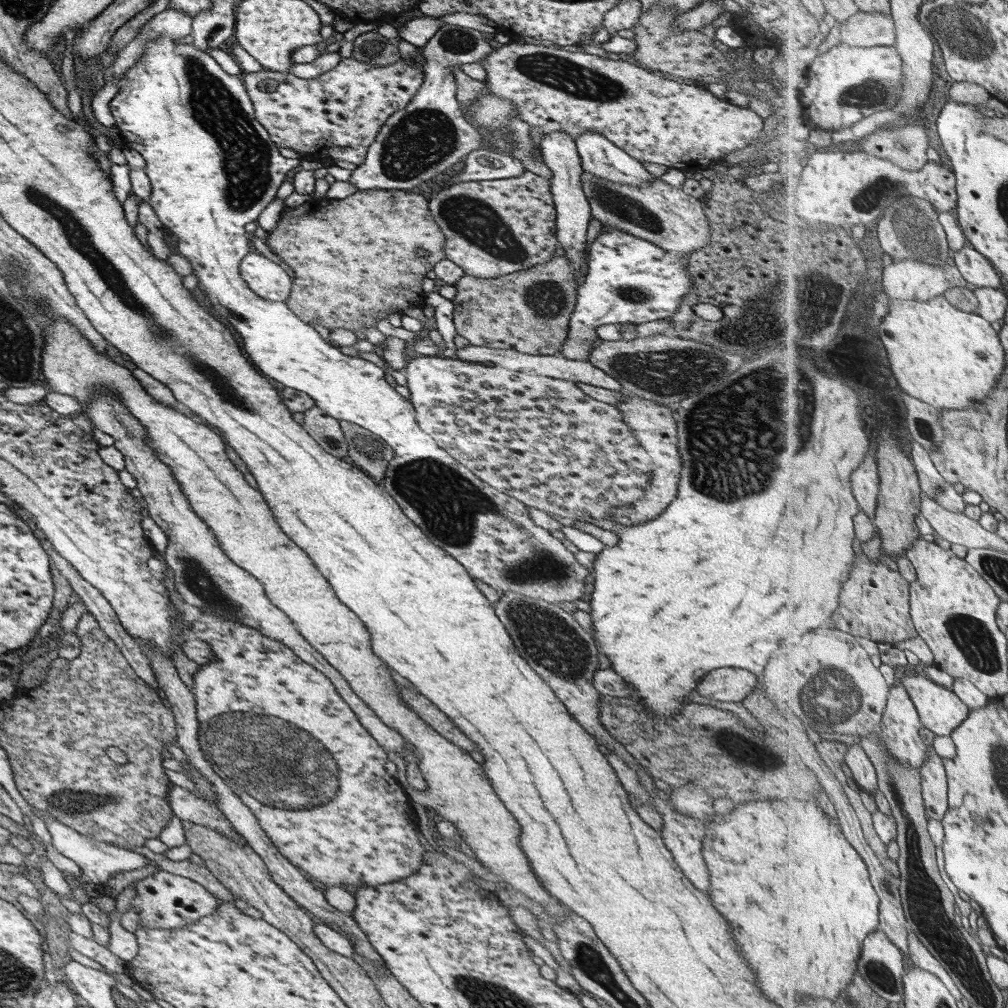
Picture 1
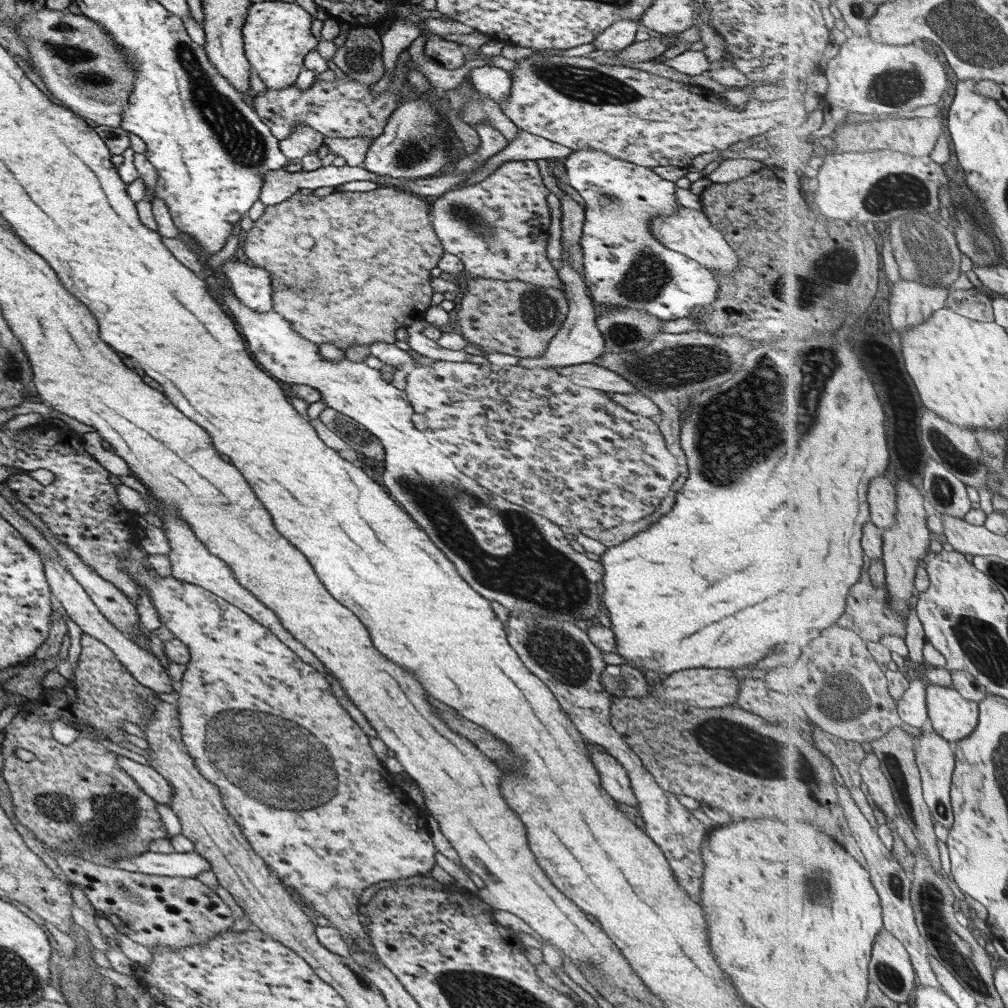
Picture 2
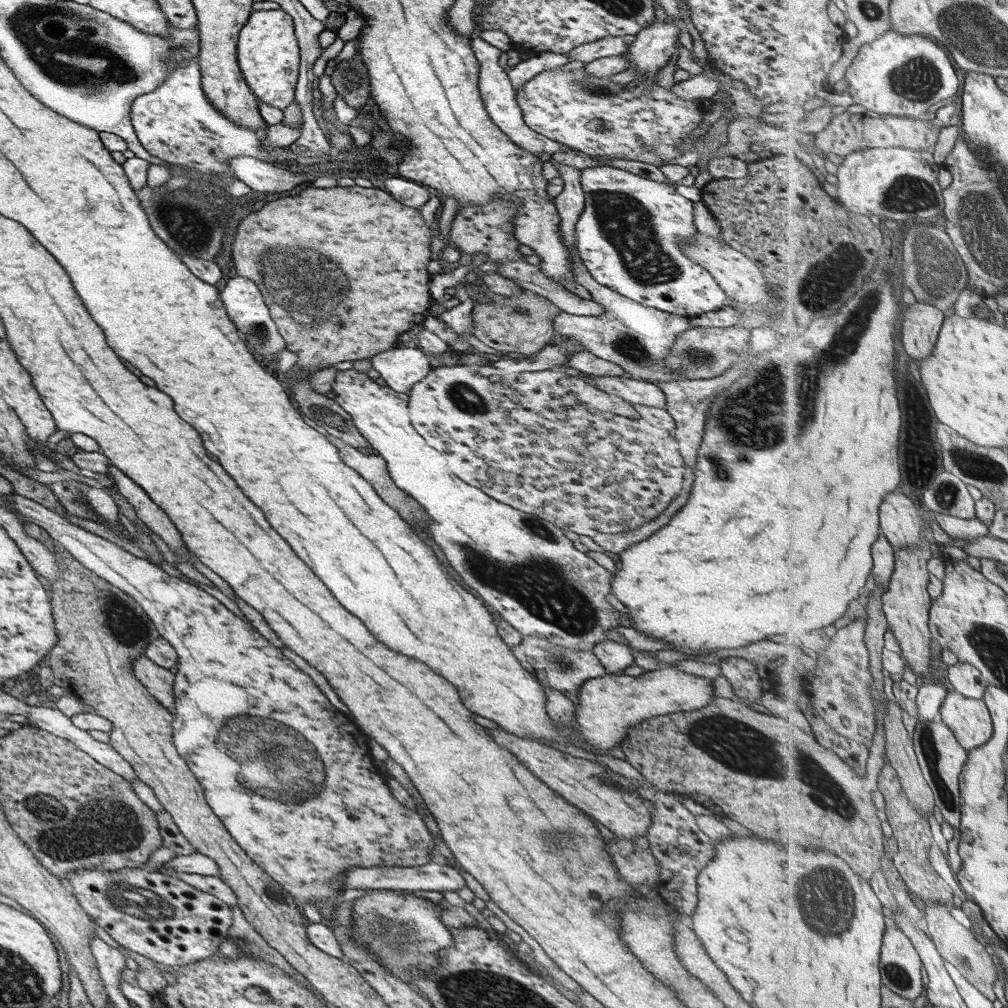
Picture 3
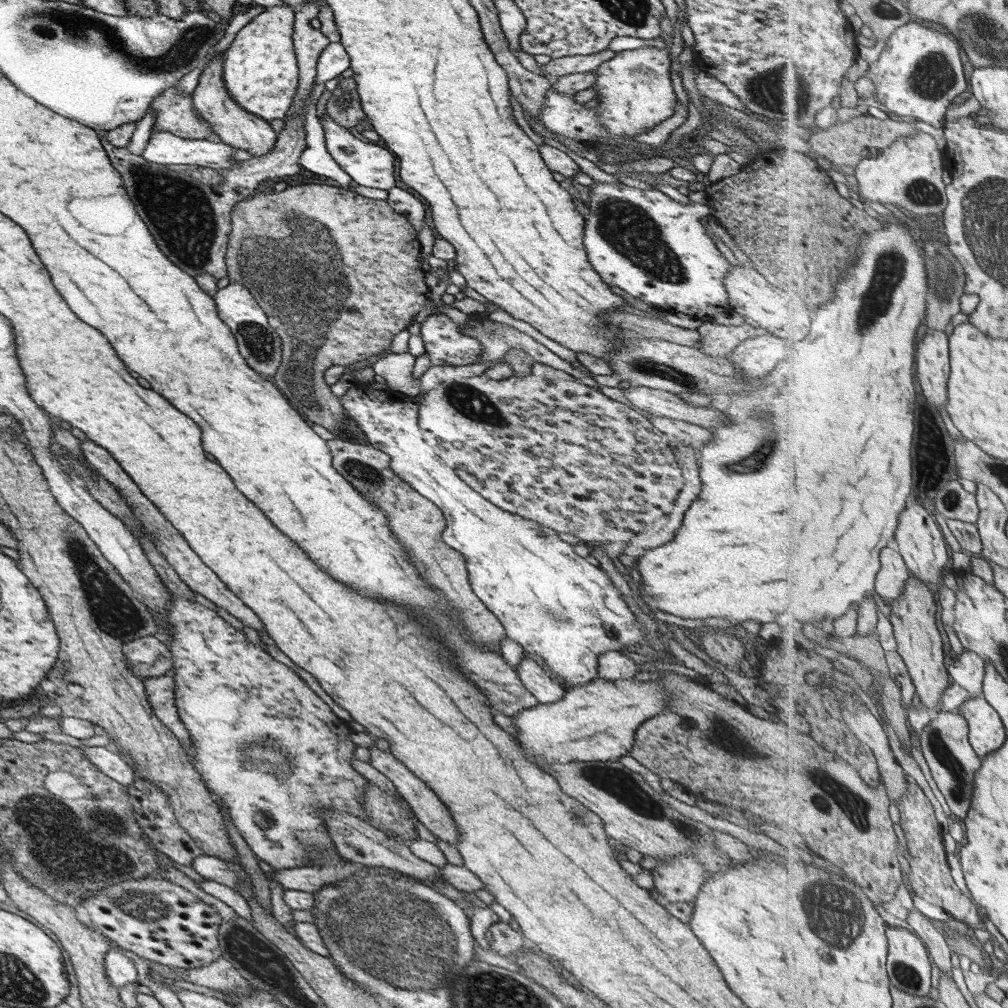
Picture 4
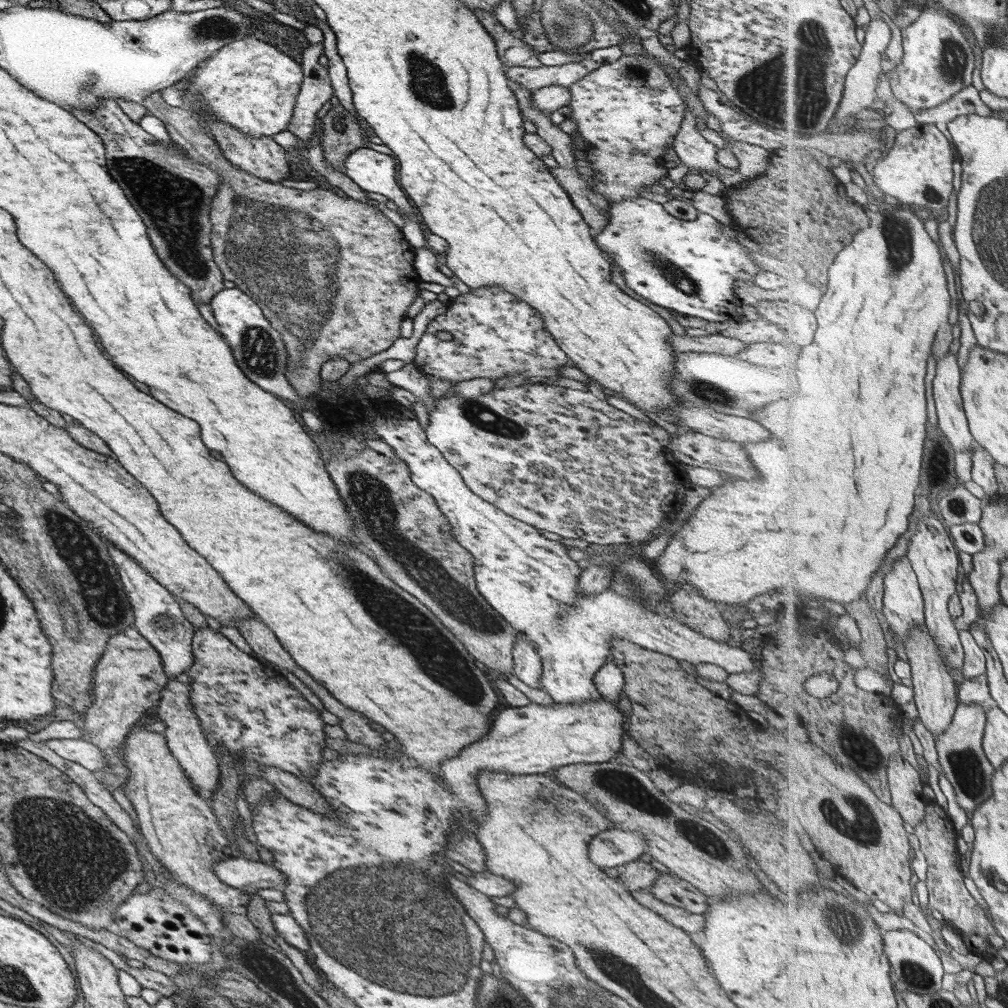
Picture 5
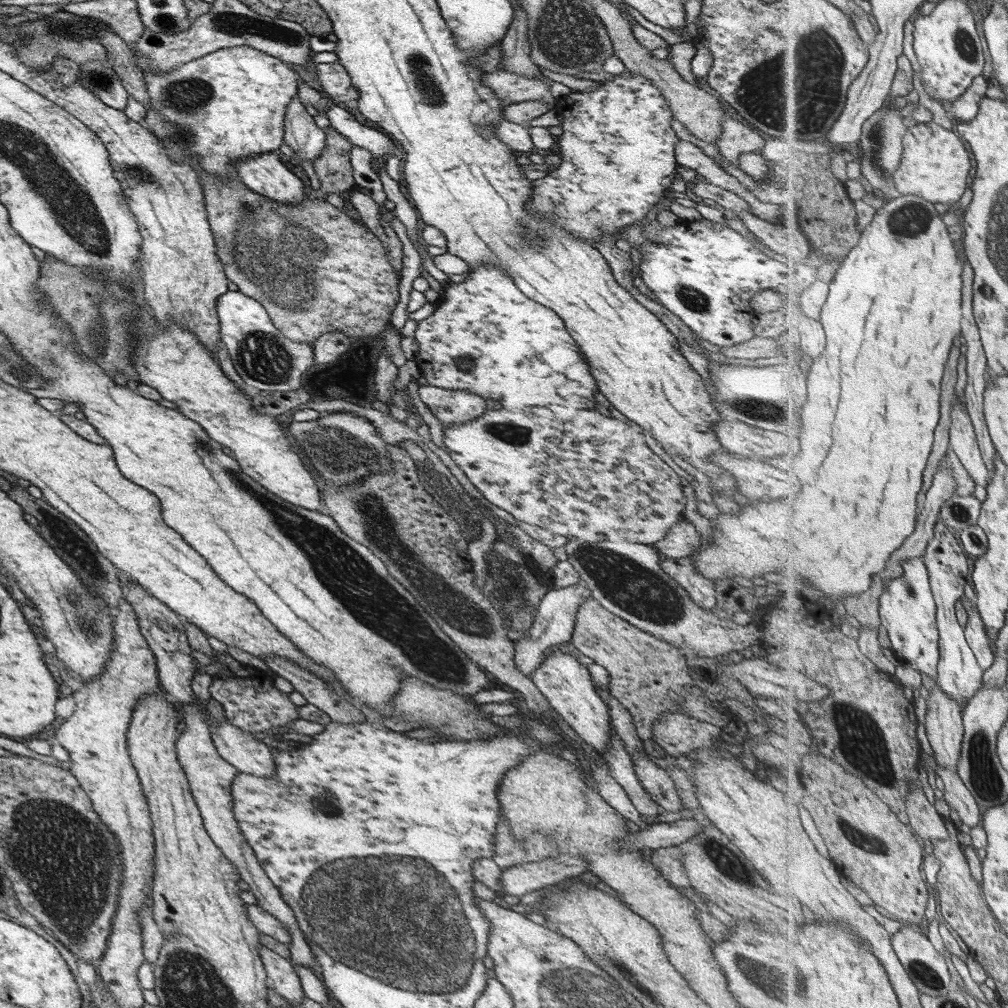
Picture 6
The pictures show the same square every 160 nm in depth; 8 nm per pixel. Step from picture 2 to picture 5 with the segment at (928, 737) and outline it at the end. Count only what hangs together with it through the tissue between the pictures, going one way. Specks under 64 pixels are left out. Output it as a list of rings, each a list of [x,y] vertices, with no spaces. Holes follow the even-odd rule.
[[[960,704],[951,727],[936,738],[941,768],[955,787],[958,804],[971,812],[989,800],[994,793],[993,779],[996,769],[985,754],[983,741],[987,727],[987,707],[988,704]]]

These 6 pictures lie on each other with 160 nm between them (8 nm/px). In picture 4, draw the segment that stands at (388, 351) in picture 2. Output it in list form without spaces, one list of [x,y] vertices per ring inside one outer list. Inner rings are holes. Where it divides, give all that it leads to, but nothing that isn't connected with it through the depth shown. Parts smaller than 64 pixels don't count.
[[[408,352],[388,354],[373,362],[371,370],[377,376],[384,378],[391,390],[415,399],[419,393],[419,387],[417,386],[418,379],[411,377],[414,364],[415,357]]]

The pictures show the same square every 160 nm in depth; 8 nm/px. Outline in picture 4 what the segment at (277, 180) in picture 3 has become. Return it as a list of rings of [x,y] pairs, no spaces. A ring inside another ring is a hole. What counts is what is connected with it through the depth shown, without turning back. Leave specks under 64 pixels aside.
[[[153,131],[140,154],[147,162],[166,164],[196,164],[213,170],[228,169],[241,162],[231,161],[235,148],[207,139],[184,139],[165,131]]]

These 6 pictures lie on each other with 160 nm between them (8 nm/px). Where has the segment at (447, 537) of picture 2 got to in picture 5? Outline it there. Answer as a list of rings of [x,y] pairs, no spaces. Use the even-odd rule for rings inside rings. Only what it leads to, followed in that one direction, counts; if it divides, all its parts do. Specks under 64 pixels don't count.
[[[377,404],[375,411],[373,430],[377,434],[377,439],[389,445],[395,456],[406,462],[411,482],[433,498],[437,508],[449,521],[451,536],[472,556],[474,581],[479,594],[503,620],[509,623],[517,639],[525,639],[534,644],[535,652],[542,664],[538,685],[541,691],[551,696],[553,703],[583,703],[599,699],[600,695],[595,690],[592,678],[595,671],[605,663],[611,639],[625,639],[647,650],[670,656],[677,661],[685,660],[693,665],[700,662],[714,664],[720,666],[727,674],[755,670],[754,660],[745,650],[711,640],[672,618],[649,612],[641,604],[609,590],[608,587],[599,594],[582,596],[576,590],[578,576],[582,570],[579,570],[575,561],[565,555],[565,546],[558,541],[548,540],[534,526],[511,518],[472,494],[458,472],[432,444],[429,444],[416,418],[408,418],[401,413],[397,417],[397,410],[389,404],[387,408]]]

